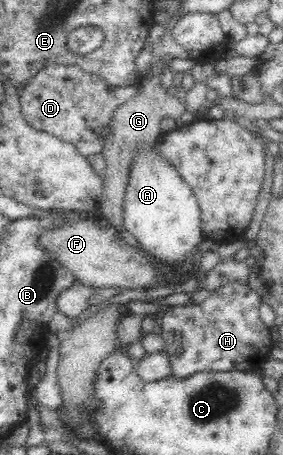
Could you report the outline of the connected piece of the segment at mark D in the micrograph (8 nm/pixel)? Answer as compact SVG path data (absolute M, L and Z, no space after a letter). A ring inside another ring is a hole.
M48 64L45 68L38 70L38 73L26 84L16 86L16 93L18 93L21 113L32 128L72 144L80 155L88 159L94 154L103 154L105 142L111 135L112 115L121 104L136 94L136 87L134 84L112 86L102 78L83 72L74 65Z

